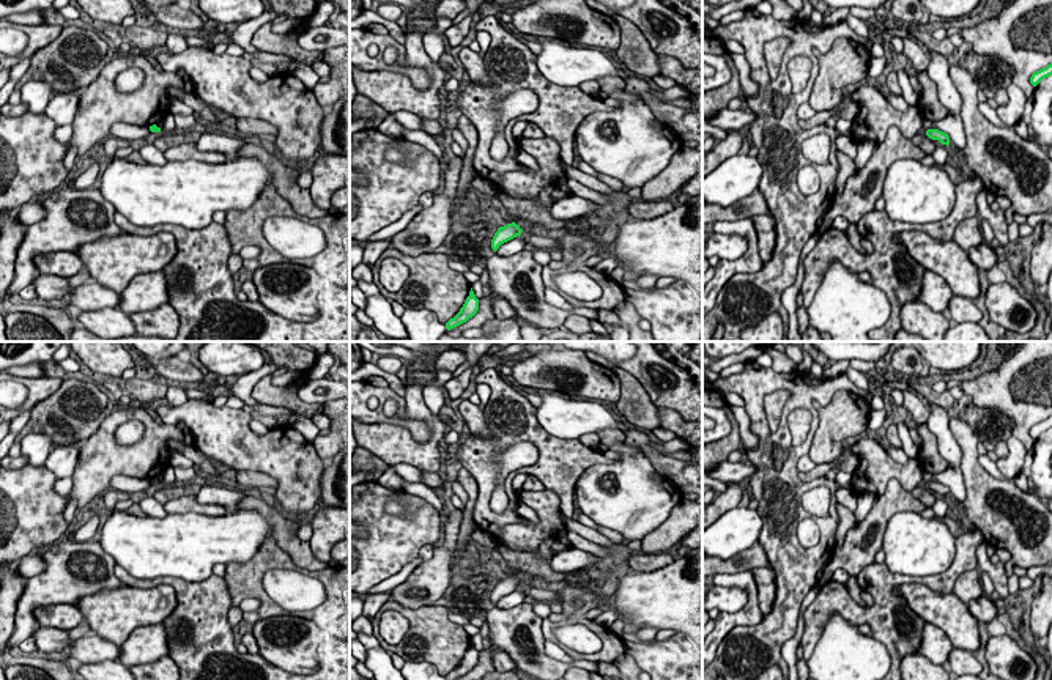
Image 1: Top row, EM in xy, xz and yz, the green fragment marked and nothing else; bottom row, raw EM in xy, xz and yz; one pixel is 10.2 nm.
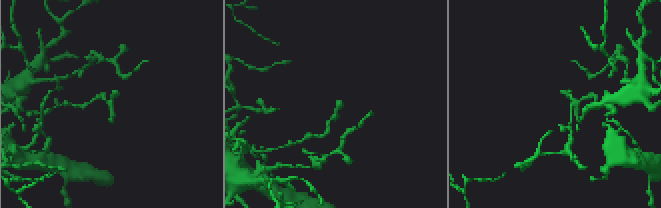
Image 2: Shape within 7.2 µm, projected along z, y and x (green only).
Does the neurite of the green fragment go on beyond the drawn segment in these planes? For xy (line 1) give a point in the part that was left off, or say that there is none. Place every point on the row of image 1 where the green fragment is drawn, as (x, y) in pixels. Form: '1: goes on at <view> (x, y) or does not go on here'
1: does not go on here

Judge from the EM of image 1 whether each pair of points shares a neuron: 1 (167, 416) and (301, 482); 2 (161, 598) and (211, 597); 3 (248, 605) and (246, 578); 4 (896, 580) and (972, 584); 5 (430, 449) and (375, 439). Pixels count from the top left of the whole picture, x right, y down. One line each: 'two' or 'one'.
1: one
2: two
3: two
4: two
5: one

